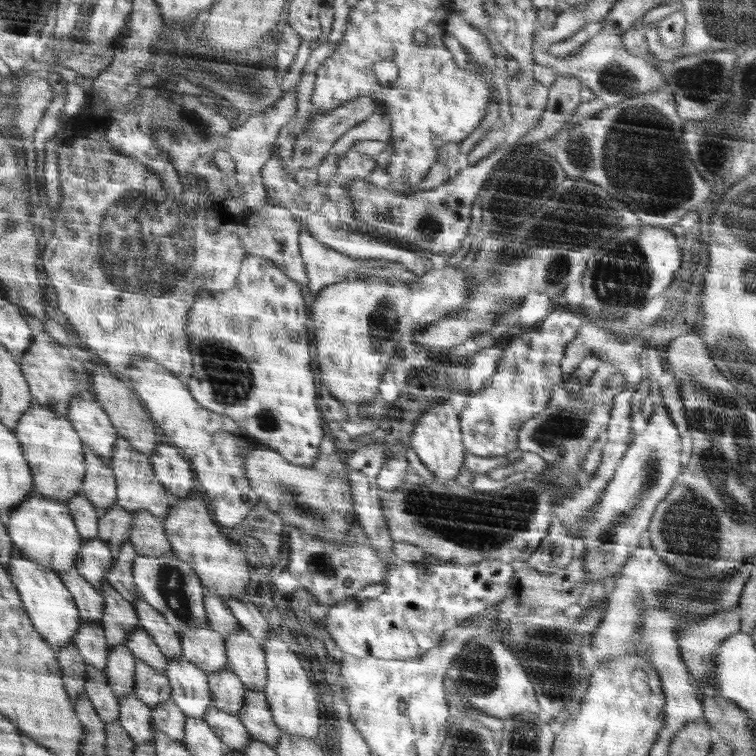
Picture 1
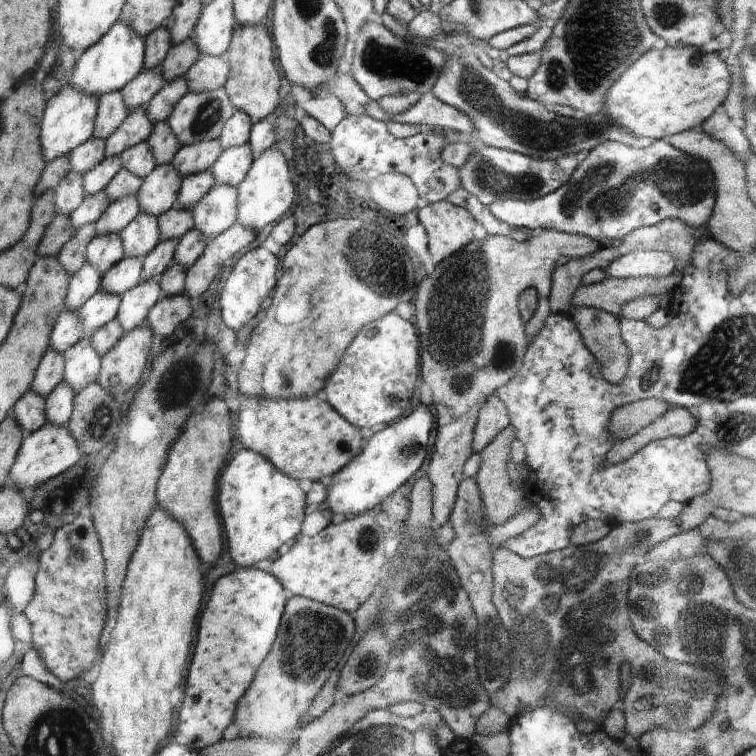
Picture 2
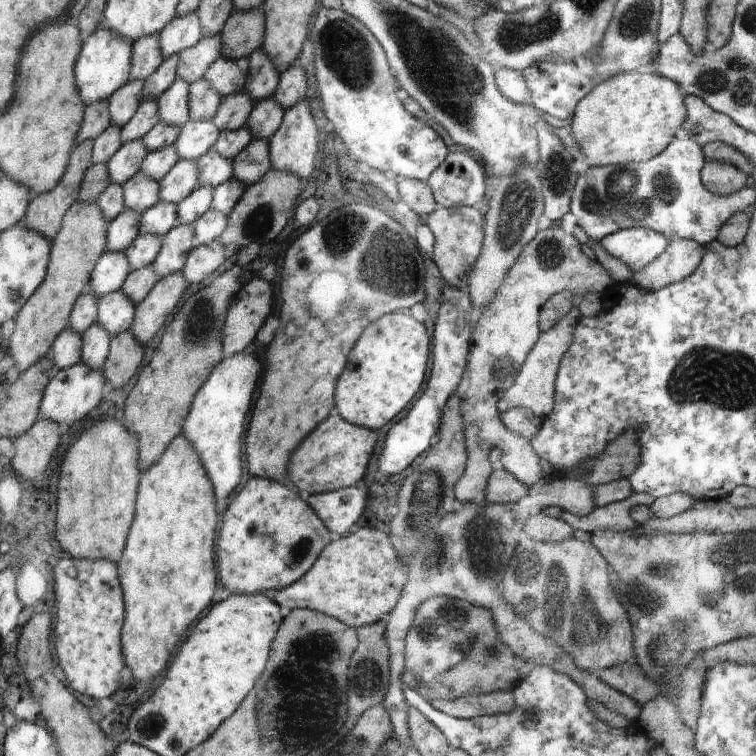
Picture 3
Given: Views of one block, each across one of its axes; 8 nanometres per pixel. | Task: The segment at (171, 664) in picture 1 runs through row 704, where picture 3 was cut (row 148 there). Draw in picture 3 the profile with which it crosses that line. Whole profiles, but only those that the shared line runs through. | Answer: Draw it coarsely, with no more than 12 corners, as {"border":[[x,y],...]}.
{"border":[[210,120],[184,124],[175,148],[180,159],[198,161],[220,135]]}

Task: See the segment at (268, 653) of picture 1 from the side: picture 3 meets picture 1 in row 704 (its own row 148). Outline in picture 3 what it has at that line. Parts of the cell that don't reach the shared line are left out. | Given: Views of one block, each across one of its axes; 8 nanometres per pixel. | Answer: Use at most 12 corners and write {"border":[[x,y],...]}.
{"border":[[305,98],[268,140],[271,167],[314,172],[318,132]]}

